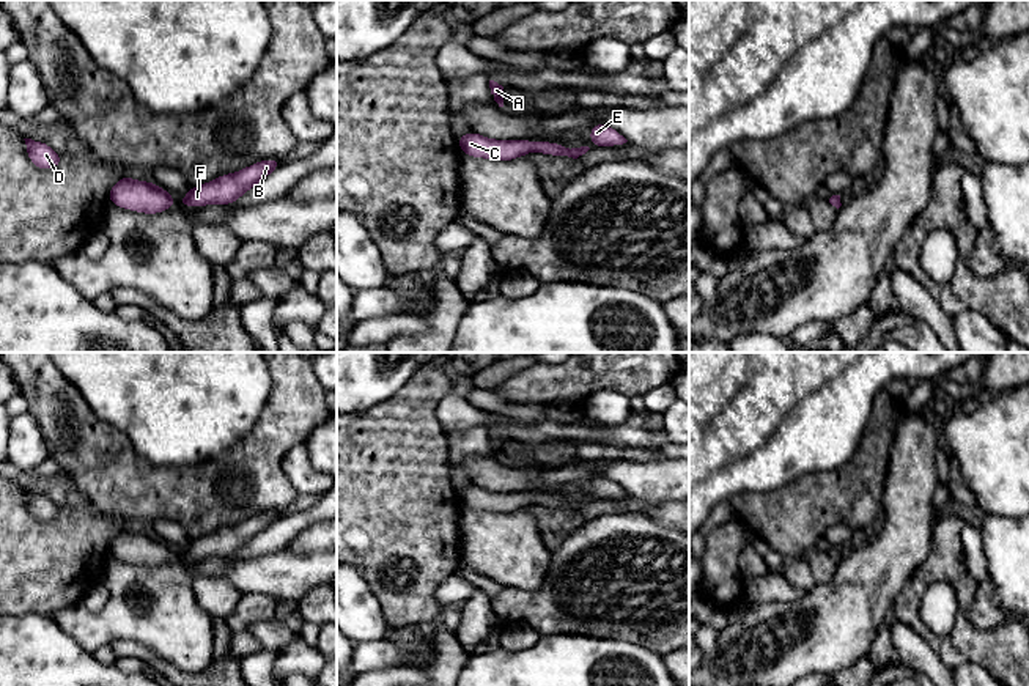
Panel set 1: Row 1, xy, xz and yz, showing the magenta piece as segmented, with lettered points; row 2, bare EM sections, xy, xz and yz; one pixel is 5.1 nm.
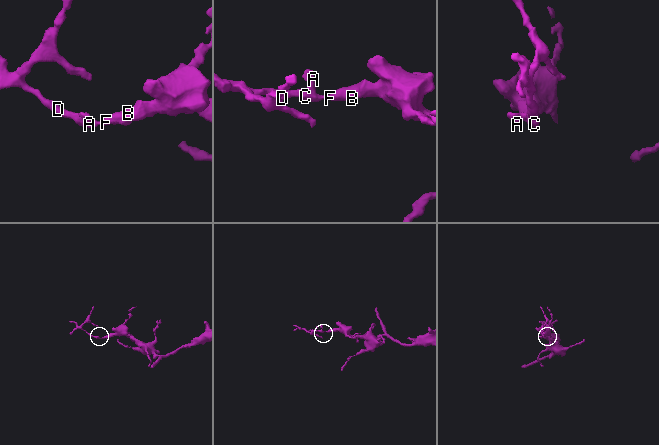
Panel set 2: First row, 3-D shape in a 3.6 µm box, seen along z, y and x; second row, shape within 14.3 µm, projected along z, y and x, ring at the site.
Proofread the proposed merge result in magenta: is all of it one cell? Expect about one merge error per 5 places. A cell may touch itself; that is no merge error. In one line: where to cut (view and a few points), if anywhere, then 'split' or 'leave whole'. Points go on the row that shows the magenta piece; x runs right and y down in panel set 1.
cut none; leave whole

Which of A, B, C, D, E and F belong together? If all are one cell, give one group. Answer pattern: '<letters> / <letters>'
A B C D E F

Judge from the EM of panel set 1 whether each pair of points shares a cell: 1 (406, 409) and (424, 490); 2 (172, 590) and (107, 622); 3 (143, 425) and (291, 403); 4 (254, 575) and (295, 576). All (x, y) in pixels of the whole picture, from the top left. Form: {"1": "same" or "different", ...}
{"1": "same", "2": "same", "3": "different", "4": "same"}

